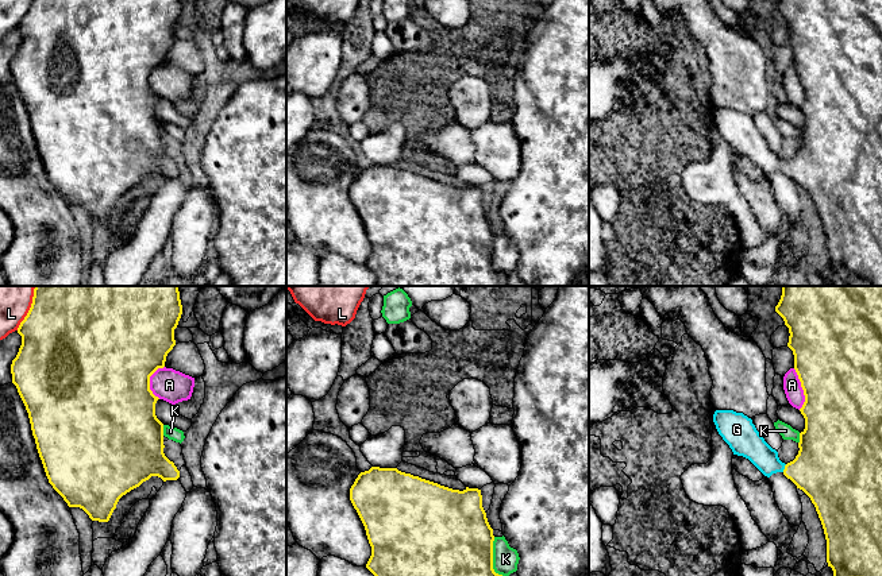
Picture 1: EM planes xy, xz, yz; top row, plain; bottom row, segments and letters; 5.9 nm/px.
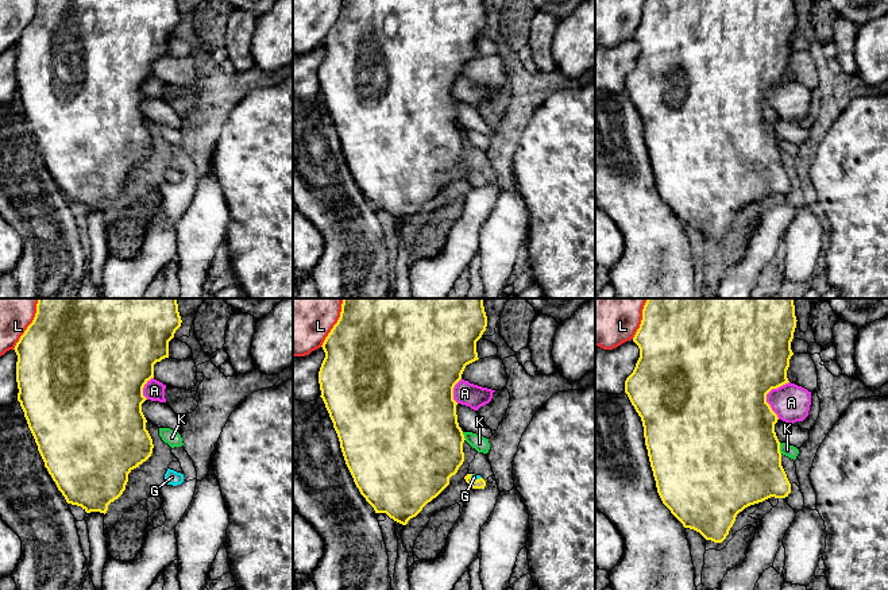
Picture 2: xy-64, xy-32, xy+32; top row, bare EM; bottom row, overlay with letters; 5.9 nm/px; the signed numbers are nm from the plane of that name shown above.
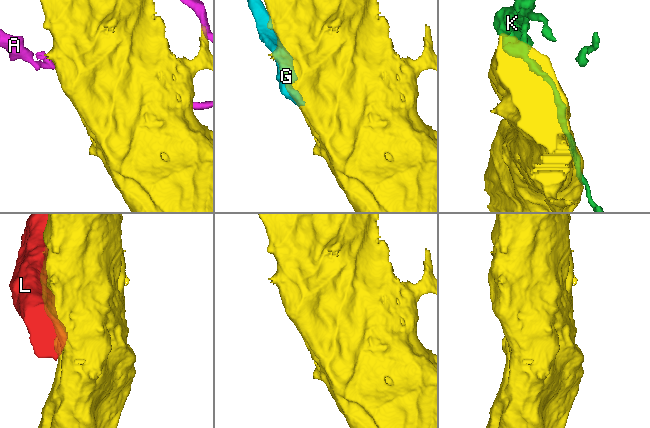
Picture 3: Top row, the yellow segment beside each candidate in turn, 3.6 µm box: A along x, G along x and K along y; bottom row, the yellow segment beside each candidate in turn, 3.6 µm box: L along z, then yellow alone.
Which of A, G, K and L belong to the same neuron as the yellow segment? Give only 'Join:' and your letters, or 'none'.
Join: G

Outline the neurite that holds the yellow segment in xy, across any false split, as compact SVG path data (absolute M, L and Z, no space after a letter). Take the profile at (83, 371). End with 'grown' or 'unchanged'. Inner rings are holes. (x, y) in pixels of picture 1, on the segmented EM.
M35 286L34 289L31 308L18 328L22 345L11 364L12 383L28 413L32 436L49 483L69 507L82 509L92 521L108 522L119 499L151 476L158 476L163 482L180 478L180 471L163 453L163 424L155 415L155 403L159 398L150 390L150 376L158 368L165 367L166 356L176 345L174 329L181 314L178 286Z | unchanged

